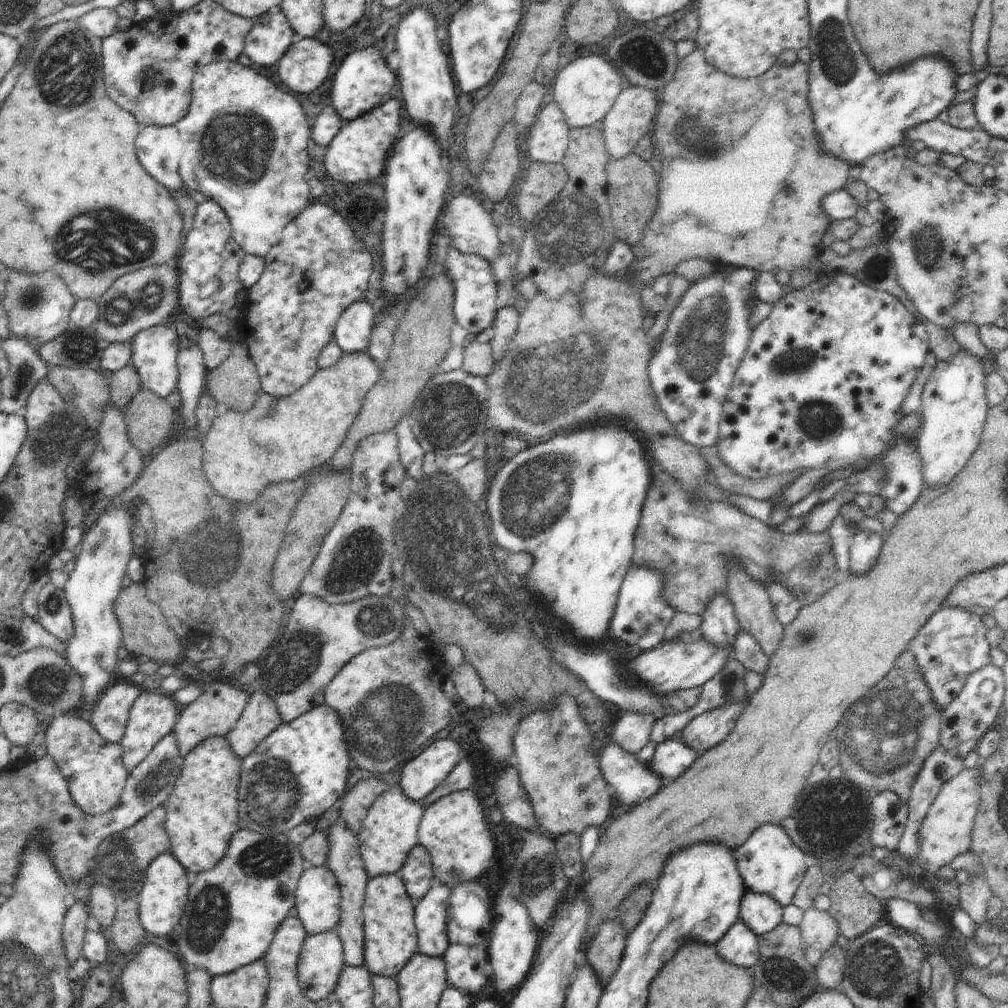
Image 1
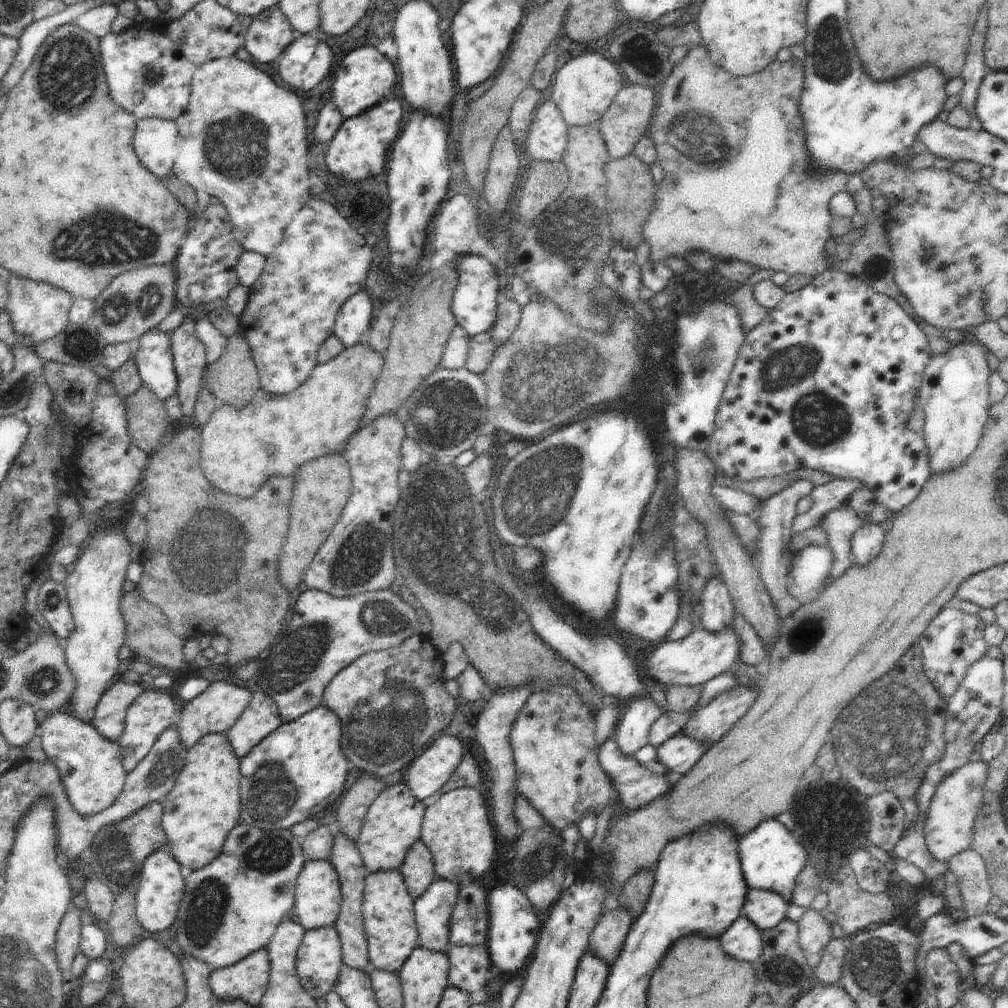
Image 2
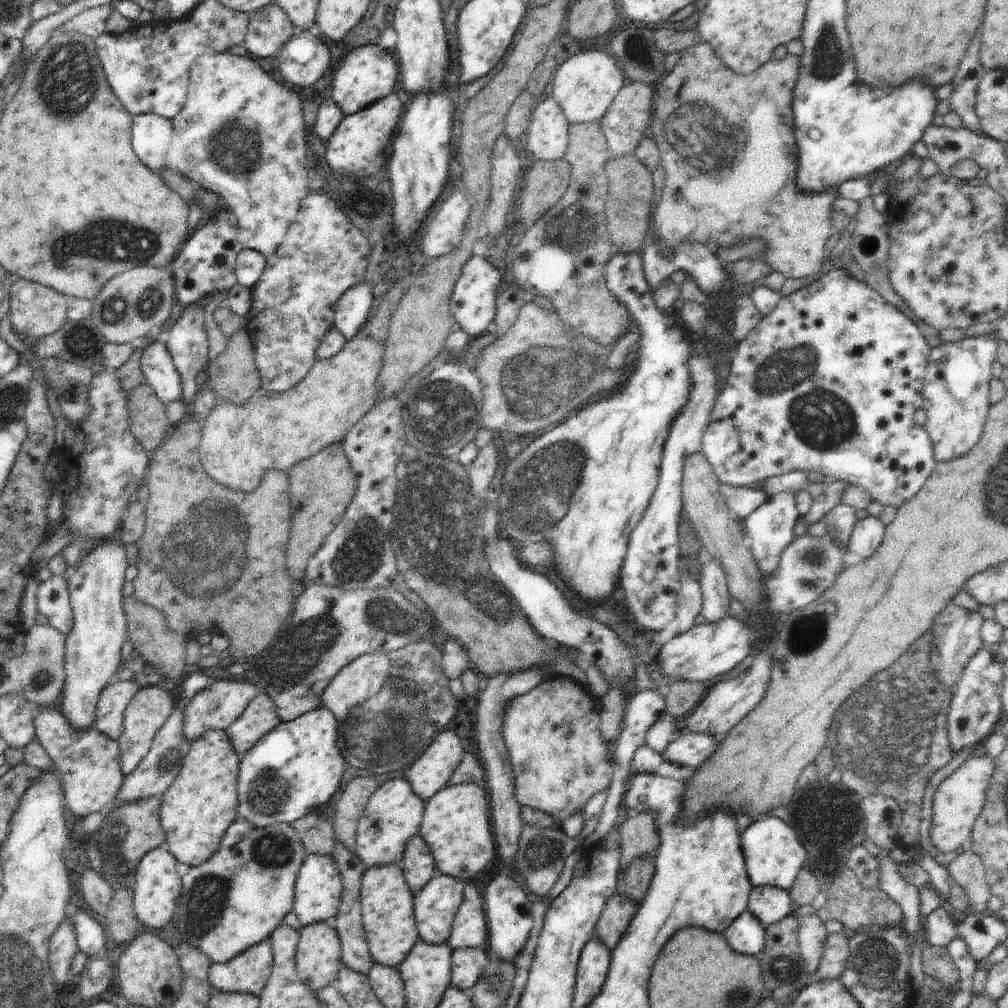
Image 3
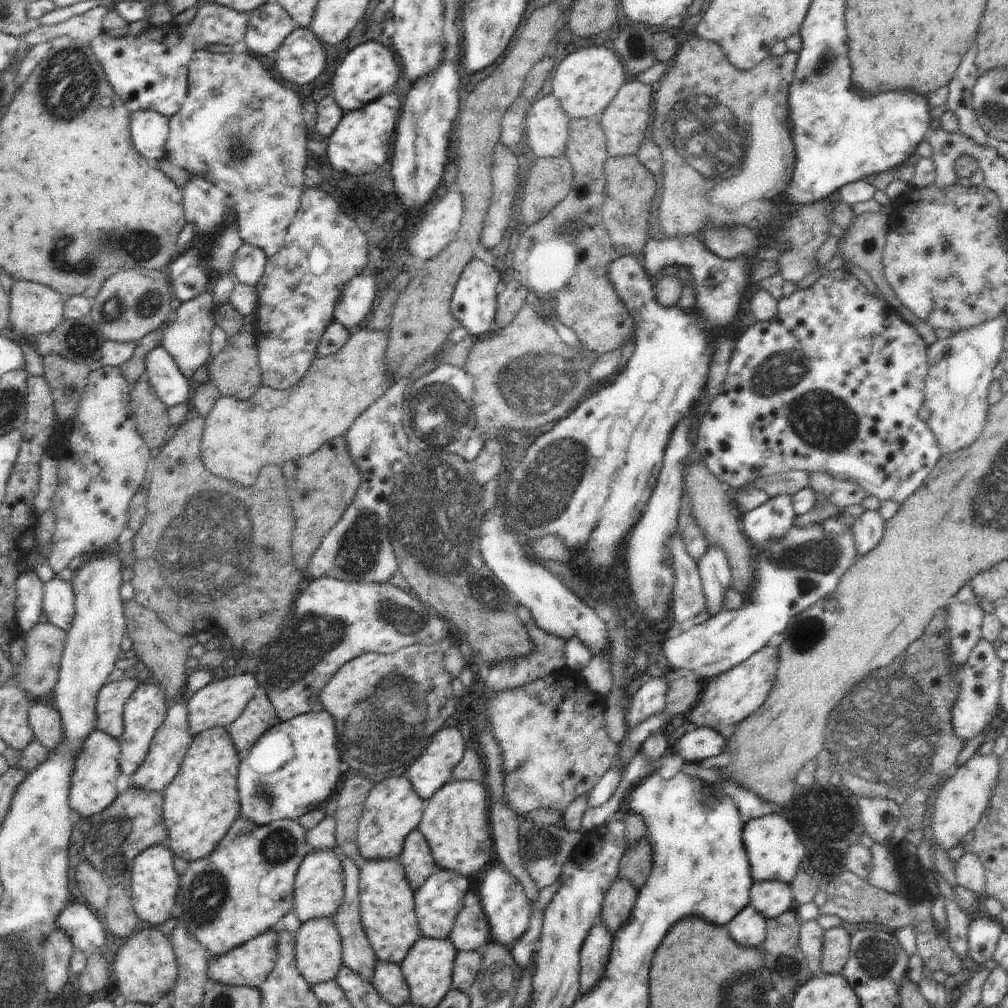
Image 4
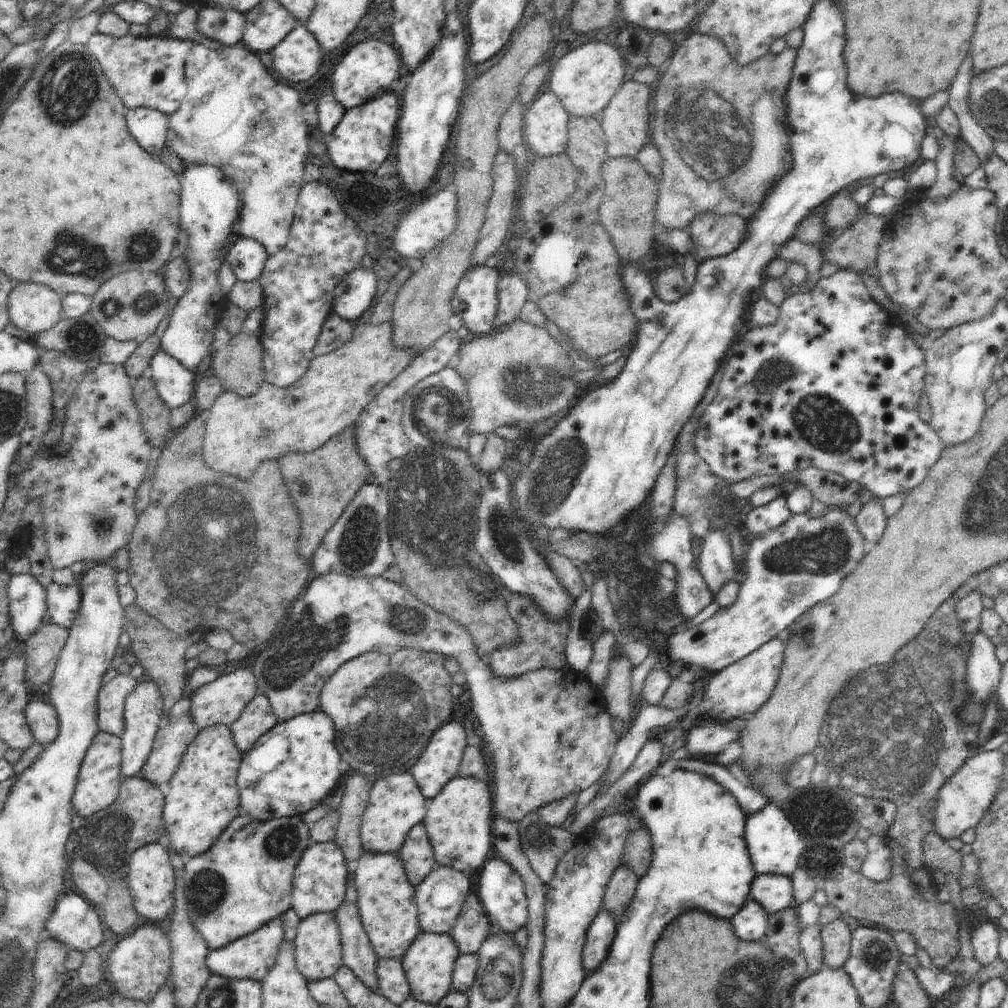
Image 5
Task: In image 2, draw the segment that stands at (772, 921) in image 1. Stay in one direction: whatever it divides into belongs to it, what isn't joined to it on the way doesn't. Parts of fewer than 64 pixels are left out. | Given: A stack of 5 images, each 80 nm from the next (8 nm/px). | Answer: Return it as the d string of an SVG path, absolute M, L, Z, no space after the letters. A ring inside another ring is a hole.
M749 888L740 917L745 917L761 931L770 930L784 920L788 907L782 895L774 891Z

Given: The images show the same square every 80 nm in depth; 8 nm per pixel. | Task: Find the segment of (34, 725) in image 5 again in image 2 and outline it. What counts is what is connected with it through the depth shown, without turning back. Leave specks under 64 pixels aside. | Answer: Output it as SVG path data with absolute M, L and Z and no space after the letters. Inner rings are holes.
M67 710L48 715L39 726L41 745L46 758L58 767L71 805L88 817L110 808L122 792L127 777L120 745L104 738L91 723L81 721Z

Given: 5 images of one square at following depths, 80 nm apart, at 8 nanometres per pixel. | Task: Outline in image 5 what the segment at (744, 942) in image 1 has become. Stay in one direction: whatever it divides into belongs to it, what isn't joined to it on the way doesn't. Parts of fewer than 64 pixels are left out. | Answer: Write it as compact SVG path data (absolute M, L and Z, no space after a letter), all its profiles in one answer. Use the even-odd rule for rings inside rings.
M748 900L729 921L734 927L735 935L743 942L761 941L766 934L769 914L759 902Z

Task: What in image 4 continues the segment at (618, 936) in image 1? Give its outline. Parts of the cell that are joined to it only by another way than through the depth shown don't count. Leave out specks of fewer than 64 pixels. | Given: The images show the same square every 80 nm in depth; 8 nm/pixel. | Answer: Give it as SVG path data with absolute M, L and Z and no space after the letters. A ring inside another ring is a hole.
M618 878L603 898L600 917L613 938L630 916L636 899L637 890L633 884L629 880Z

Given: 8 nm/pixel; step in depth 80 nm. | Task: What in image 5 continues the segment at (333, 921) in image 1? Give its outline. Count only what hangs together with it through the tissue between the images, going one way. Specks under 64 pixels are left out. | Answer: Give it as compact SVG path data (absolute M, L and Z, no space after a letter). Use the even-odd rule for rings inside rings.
M335 842L313 844L304 851L293 874L291 902L291 908L300 920L311 914L332 913L342 904L349 875L347 863L344 853Z

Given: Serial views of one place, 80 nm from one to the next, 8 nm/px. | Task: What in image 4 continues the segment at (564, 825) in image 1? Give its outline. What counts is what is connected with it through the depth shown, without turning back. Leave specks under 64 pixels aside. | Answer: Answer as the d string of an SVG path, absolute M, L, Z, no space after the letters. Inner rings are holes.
M564 668L529 685L480 698L485 704L486 725L491 728L495 741L502 749L506 805L517 810L522 817L538 809L565 812L578 797L590 793L610 770L620 746L606 732L604 698L598 693L592 693L590 698L590 693L591 690L582 682L580 672Z

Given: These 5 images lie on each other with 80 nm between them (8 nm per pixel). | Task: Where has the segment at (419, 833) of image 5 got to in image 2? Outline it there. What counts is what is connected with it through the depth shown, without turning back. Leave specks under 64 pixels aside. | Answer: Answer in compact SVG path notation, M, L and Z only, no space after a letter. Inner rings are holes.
M420 839L409 848L398 871L404 877L410 896L414 900L420 898L436 879L433 856Z

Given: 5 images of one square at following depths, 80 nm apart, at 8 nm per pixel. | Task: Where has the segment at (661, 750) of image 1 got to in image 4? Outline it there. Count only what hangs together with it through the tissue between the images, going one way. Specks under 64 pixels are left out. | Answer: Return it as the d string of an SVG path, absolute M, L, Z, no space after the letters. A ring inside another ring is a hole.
M698 727L681 736L675 743L670 751L681 756L688 764L698 764L709 756L718 756L726 746L726 740L710 727Z

